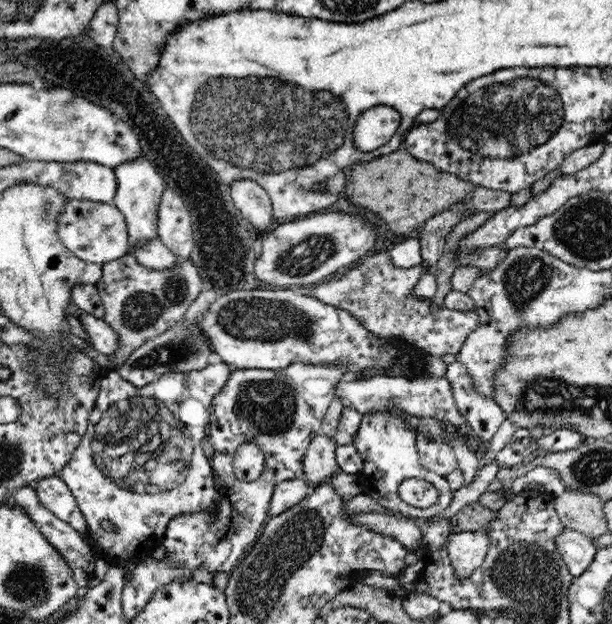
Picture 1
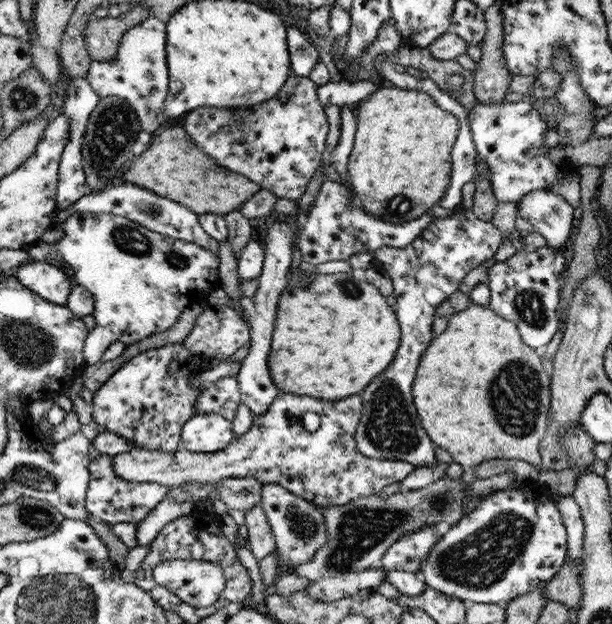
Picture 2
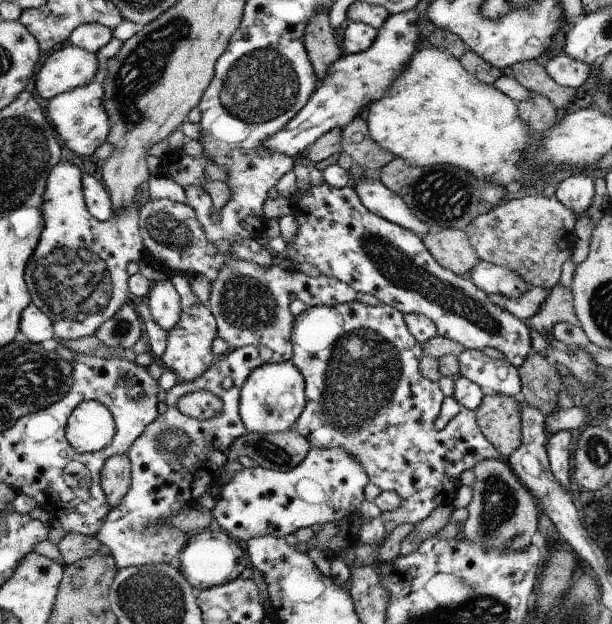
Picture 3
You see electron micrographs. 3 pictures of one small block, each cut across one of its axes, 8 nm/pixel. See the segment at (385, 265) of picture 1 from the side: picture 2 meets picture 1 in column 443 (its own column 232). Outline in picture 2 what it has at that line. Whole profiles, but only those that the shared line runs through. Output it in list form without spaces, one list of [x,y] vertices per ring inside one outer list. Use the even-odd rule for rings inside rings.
[[[232,305],[208,306],[183,344],[206,360],[226,360],[250,340],[247,322]]]

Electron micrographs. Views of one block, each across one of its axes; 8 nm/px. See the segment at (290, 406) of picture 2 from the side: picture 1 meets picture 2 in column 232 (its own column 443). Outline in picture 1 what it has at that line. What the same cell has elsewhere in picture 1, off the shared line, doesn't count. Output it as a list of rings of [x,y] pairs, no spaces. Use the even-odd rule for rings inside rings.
[[[417,438],[415,445],[422,466],[430,473],[446,477],[454,470],[459,469],[459,464],[454,455],[454,449],[450,444],[445,444],[440,440],[427,440],[427,438]]]

